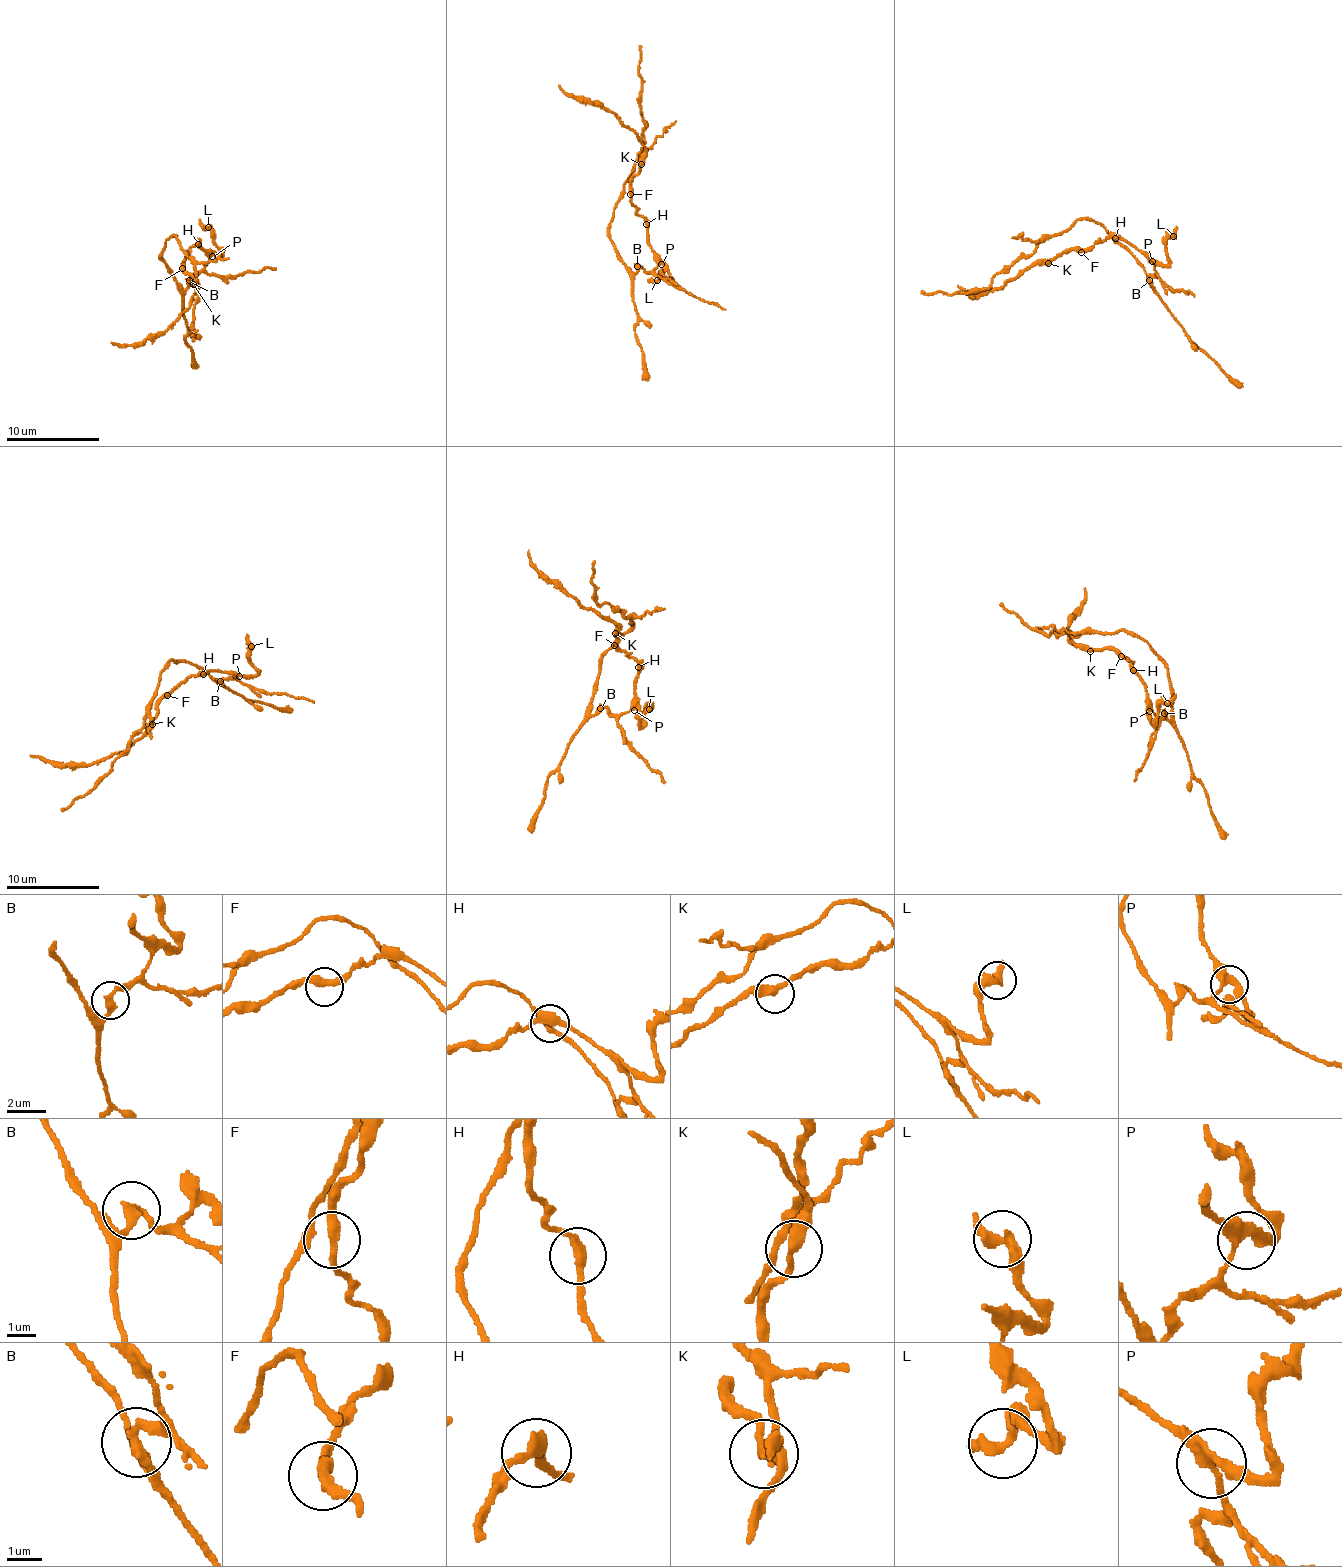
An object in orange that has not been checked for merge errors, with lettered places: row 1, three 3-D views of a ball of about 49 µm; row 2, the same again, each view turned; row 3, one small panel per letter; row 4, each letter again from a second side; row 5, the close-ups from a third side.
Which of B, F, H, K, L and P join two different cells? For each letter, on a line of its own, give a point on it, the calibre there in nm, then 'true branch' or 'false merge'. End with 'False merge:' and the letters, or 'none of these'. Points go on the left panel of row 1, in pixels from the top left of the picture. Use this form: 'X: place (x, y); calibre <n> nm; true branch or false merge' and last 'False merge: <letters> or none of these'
B: place (189, 280); calibre 280 nm; false merge
F: place (182, 268); calibre 320 nm; true branch
H: place (198, 244); calibre 360 nm; true branch
K: place (193, 284); calibre 360 nm; true branch
L: place (208, 227); calibre 360 nm; true branch
P: place (212, 256); calibre 320 nm; true branch
False merge: B

